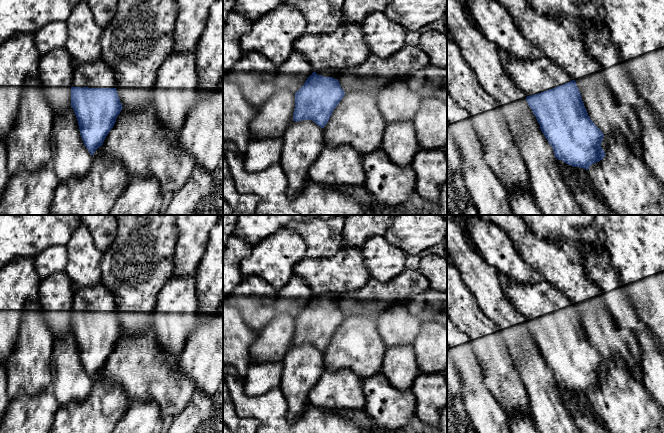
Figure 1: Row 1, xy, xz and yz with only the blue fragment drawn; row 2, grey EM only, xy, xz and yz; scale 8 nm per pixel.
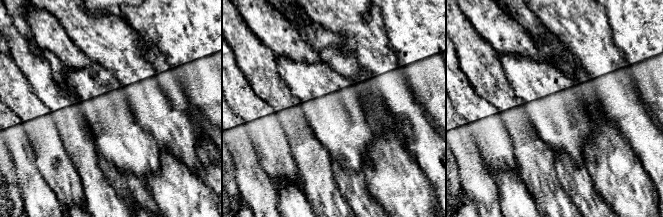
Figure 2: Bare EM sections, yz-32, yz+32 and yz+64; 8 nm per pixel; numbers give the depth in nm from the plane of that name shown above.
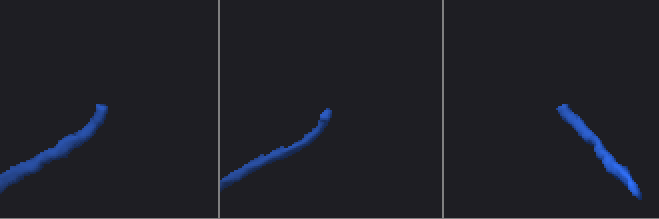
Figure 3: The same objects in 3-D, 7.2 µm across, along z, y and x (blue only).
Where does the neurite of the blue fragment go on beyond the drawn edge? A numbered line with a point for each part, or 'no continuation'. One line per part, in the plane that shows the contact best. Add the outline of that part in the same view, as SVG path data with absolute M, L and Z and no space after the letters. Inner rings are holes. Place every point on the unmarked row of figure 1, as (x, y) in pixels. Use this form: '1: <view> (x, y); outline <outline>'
1: yz (535, 300); outline M510 280L504 289L505 295L527 320L535 319L573 304L566 294L552 283L518 283Z

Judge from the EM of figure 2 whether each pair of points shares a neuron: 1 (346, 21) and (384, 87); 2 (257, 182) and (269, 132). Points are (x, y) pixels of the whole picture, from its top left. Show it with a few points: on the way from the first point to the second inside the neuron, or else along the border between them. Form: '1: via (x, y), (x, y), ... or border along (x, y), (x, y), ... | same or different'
1: via (362, 37), (383, 64), (384, 71) | same
2: border along (252, 145), (260, 167), (273, 183) | different

